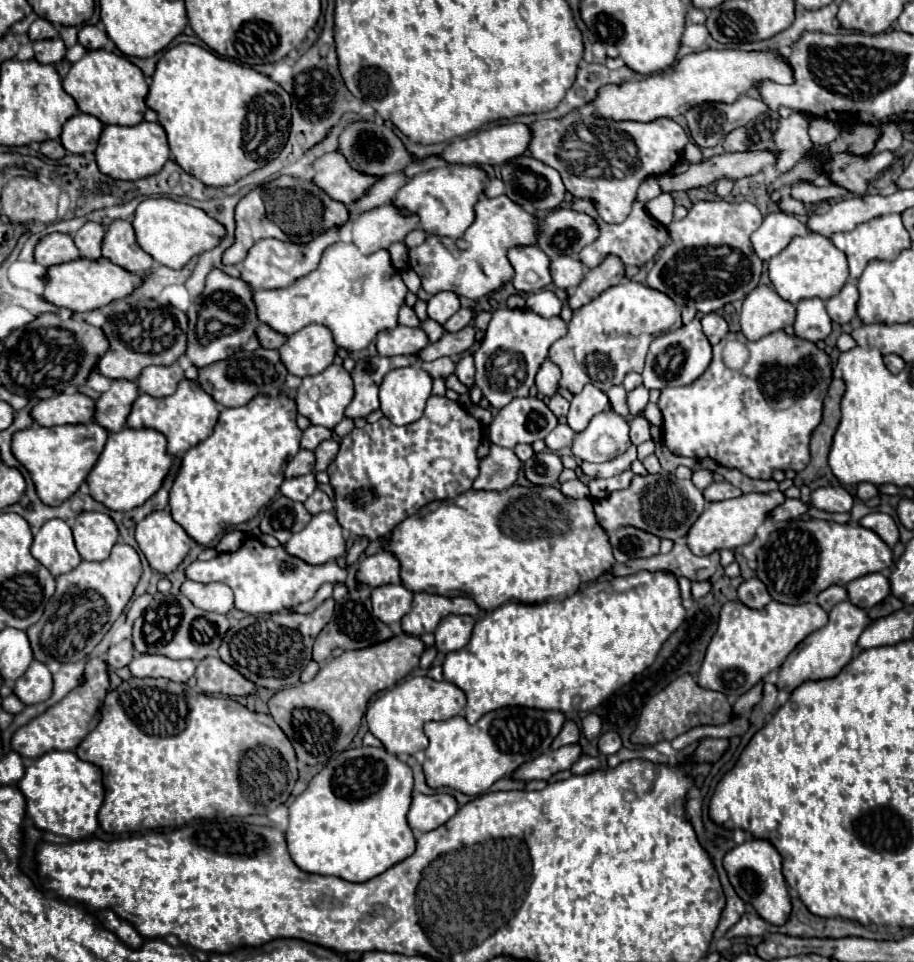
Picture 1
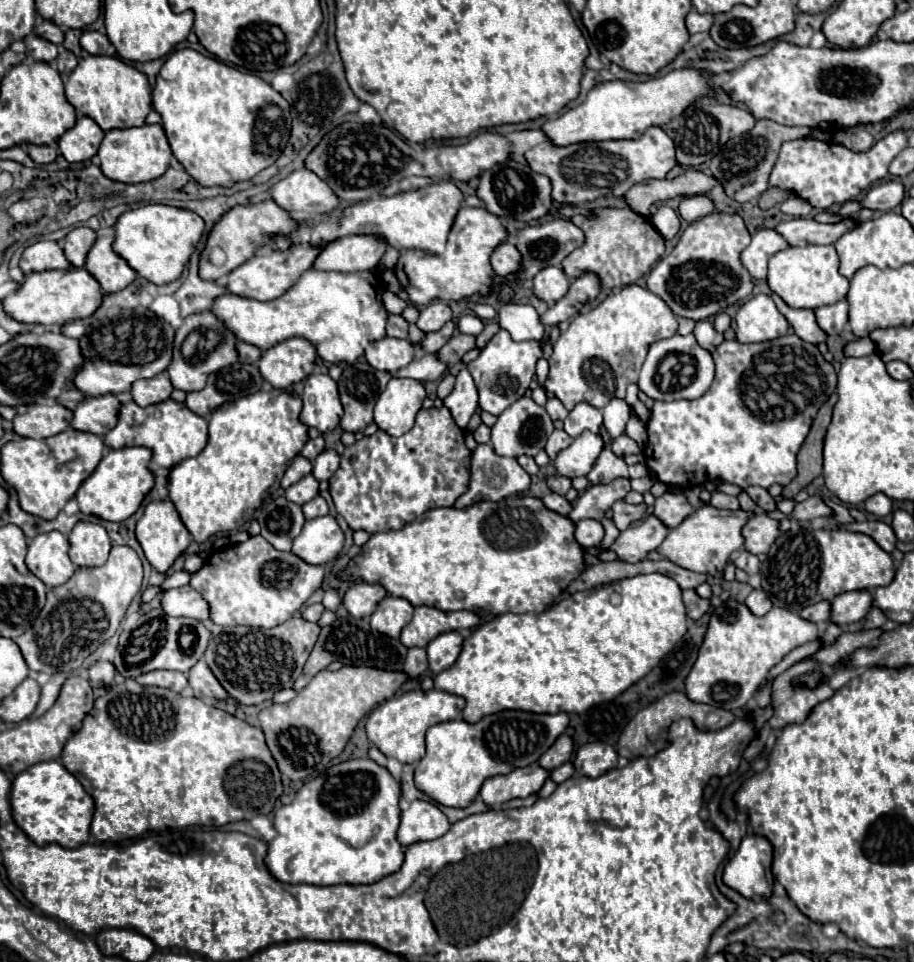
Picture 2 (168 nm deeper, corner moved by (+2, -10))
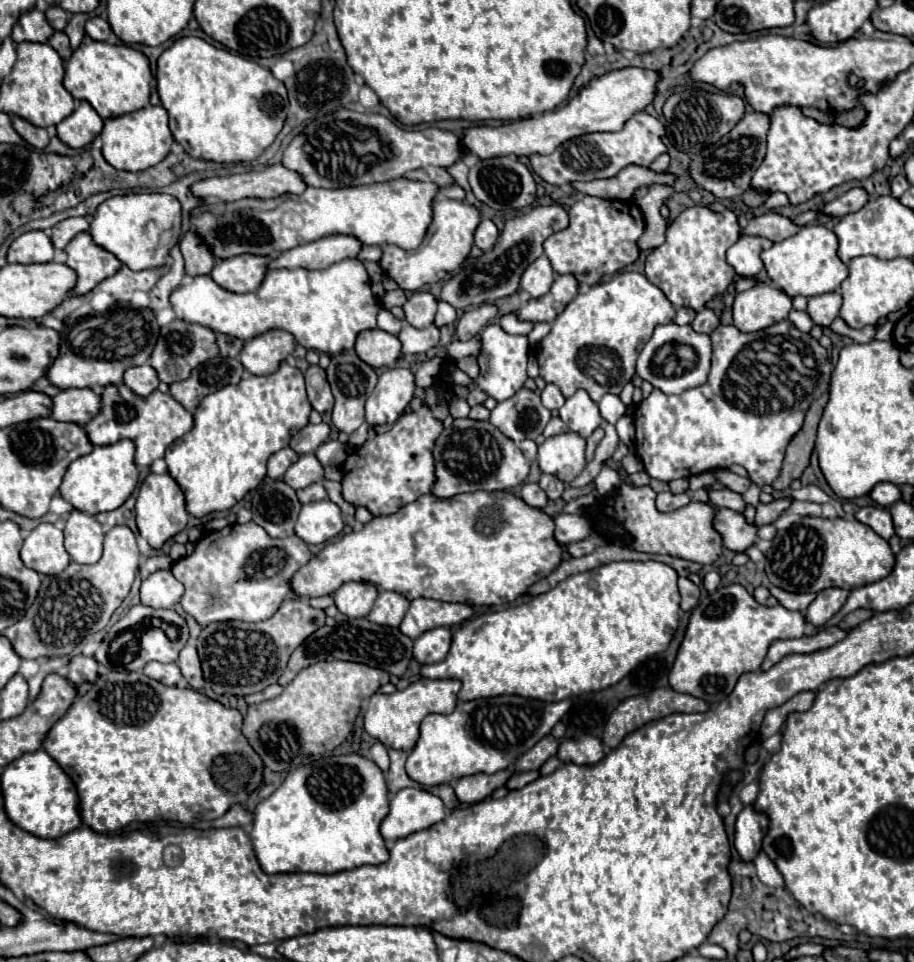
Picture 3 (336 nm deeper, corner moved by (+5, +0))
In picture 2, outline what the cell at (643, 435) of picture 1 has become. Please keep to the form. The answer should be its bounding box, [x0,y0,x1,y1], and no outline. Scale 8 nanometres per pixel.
[611,435,639,457]

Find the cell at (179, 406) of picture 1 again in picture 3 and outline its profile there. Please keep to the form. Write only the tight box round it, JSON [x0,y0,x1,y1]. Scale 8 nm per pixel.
[84,383,194,467]

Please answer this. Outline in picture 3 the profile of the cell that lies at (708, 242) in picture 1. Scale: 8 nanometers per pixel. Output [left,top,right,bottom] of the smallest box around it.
[646,207,740,311]

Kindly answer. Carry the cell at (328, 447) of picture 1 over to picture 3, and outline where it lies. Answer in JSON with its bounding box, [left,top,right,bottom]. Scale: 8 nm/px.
[314,441,348,467]

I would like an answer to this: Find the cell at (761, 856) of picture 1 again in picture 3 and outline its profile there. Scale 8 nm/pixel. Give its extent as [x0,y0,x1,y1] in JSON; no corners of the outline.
[734,805,768,861]

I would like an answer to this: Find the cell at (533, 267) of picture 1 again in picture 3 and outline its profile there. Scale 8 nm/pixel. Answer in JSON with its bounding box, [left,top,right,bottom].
[474,219,498,251]

